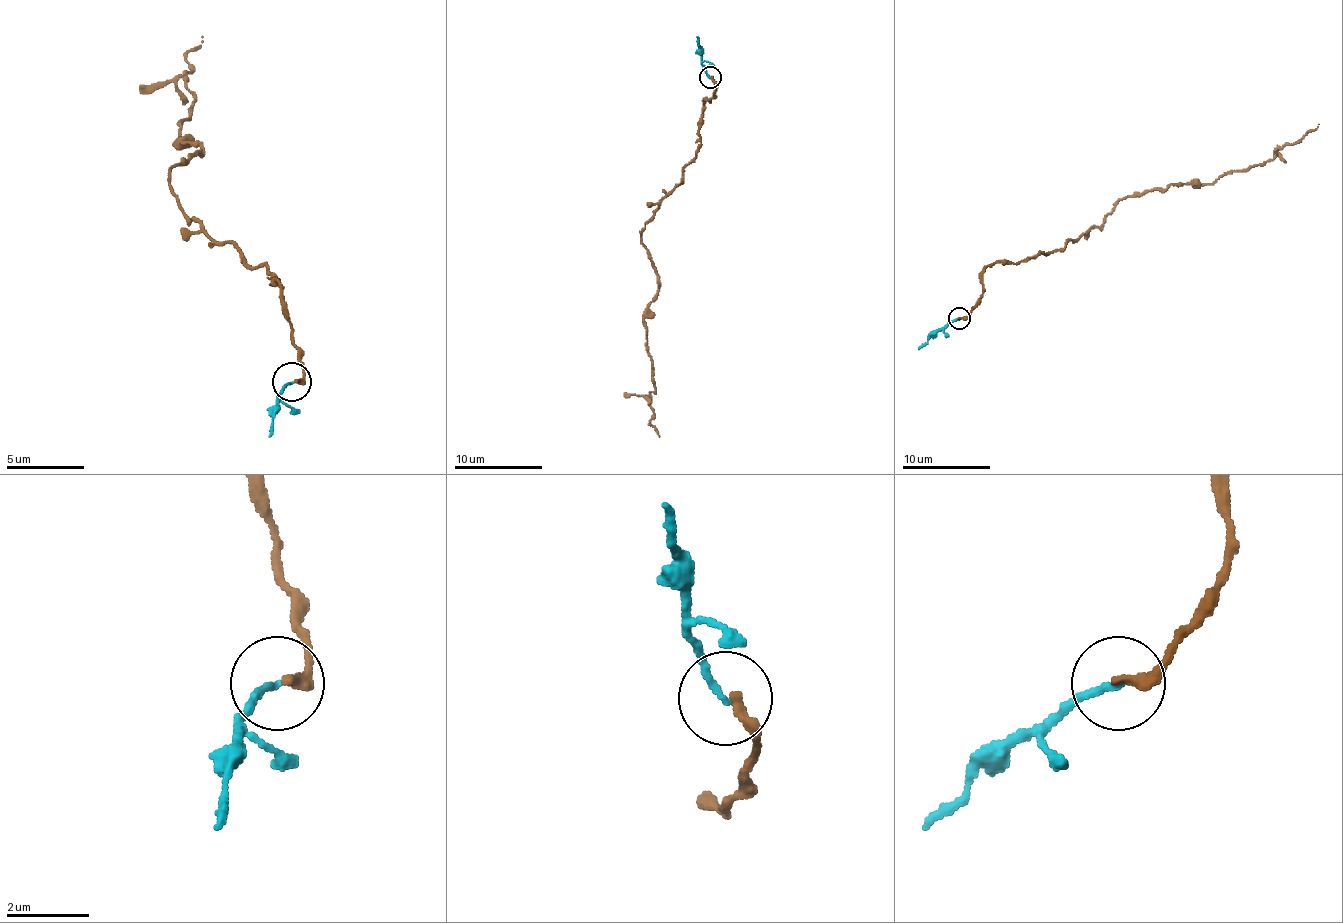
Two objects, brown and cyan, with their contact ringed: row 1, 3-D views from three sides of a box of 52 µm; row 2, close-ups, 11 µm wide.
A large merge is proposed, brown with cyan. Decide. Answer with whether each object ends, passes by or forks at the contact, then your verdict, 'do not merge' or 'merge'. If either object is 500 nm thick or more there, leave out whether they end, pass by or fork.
brown ends | cyan ends | merge

